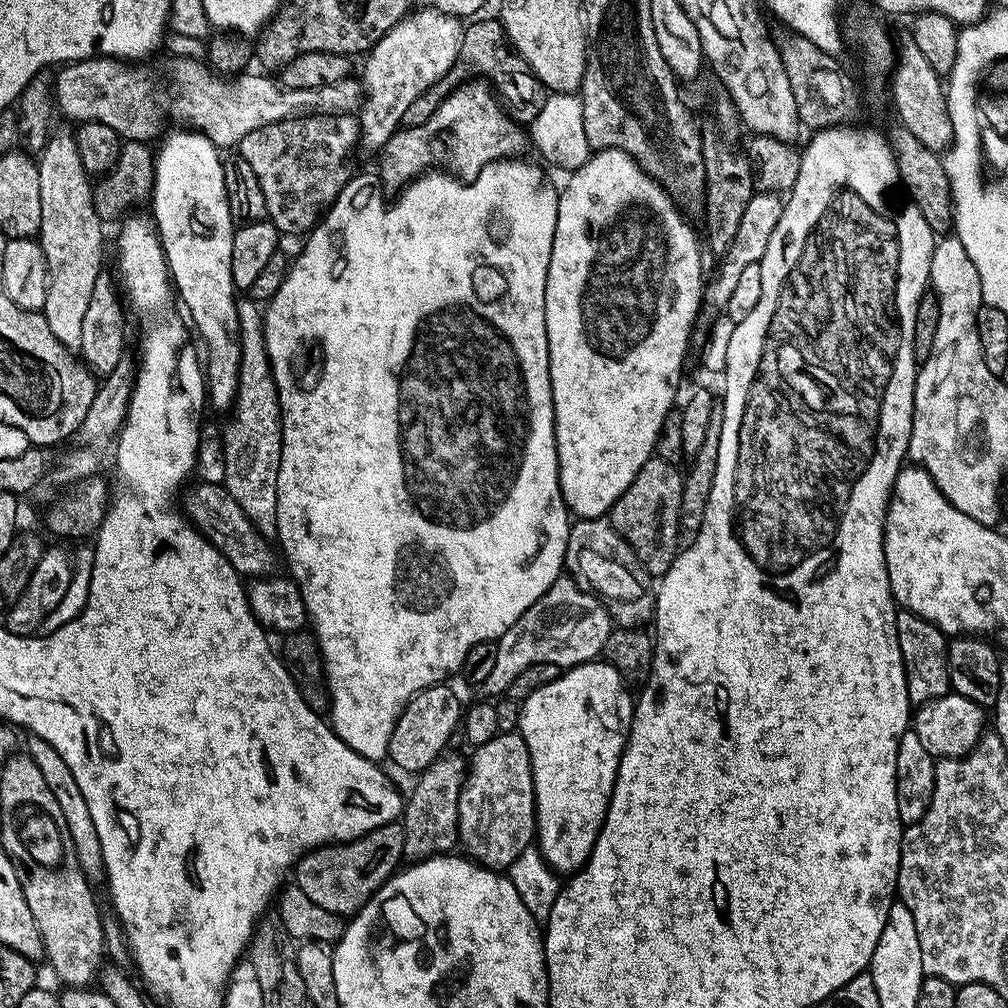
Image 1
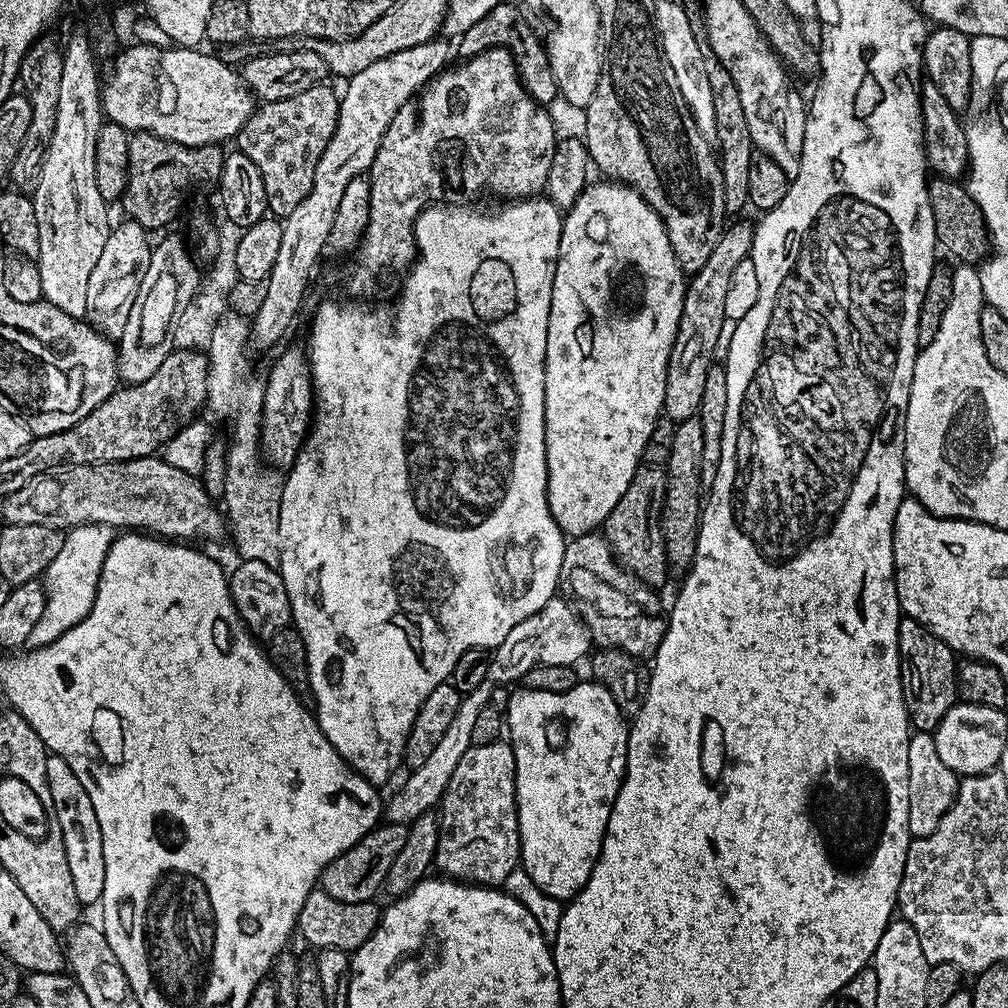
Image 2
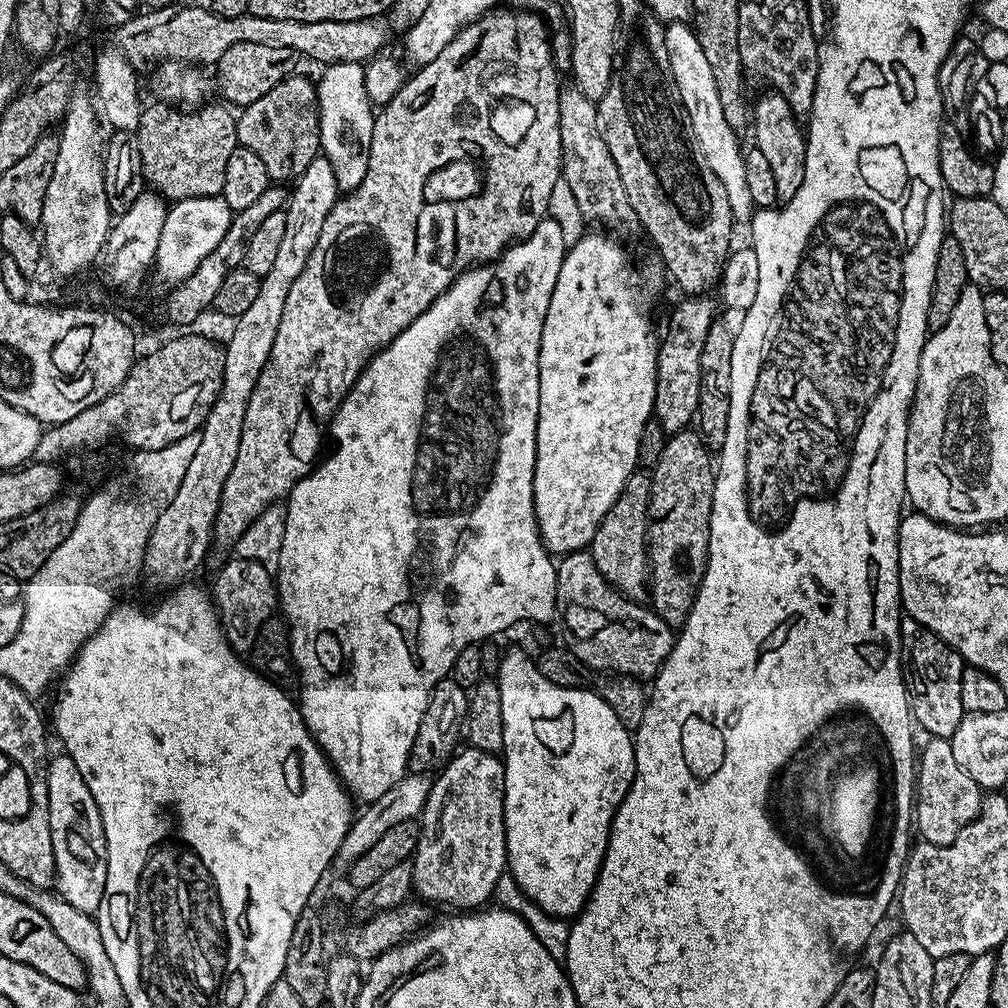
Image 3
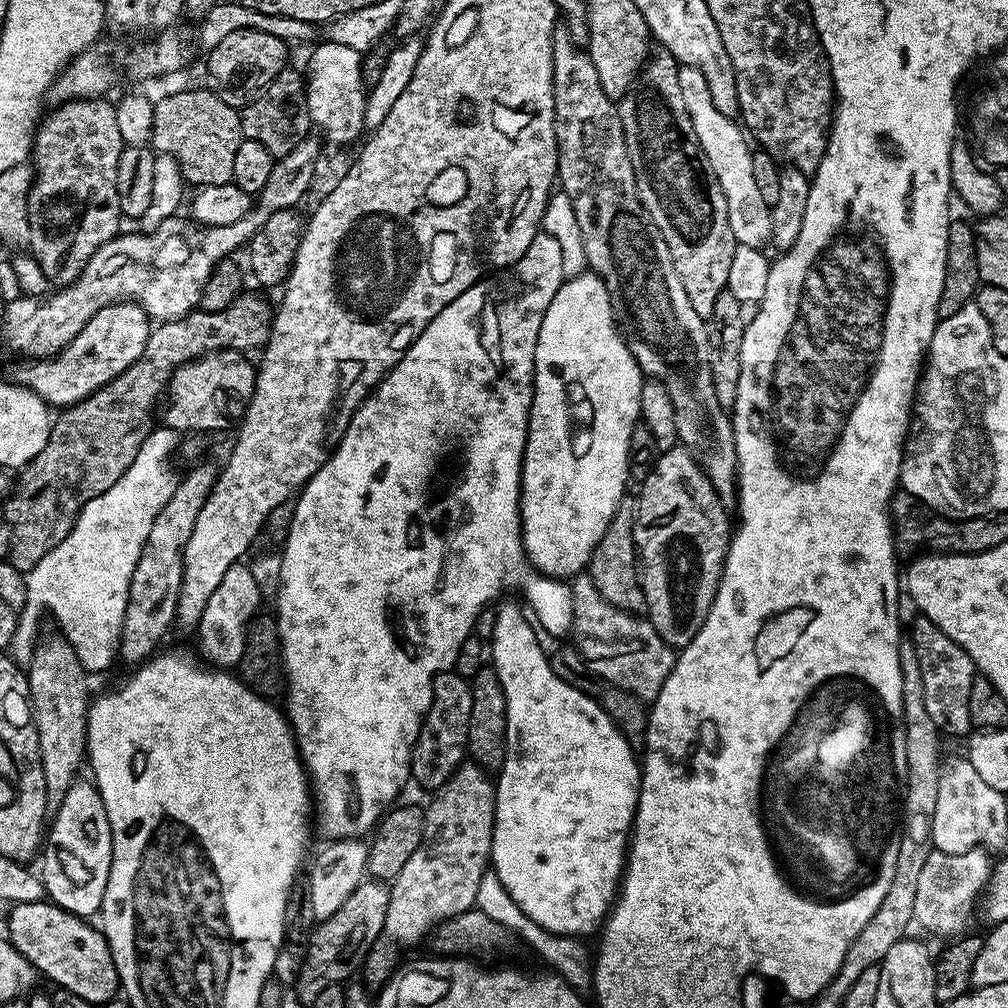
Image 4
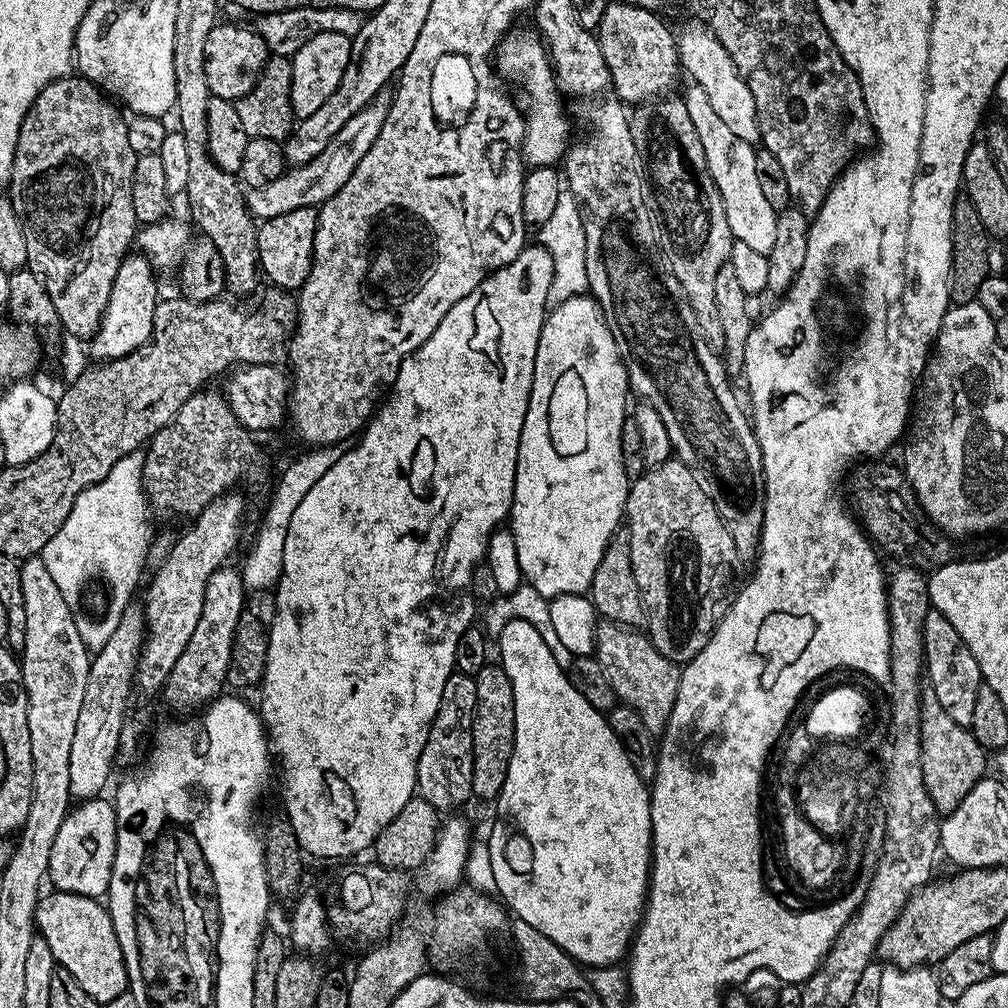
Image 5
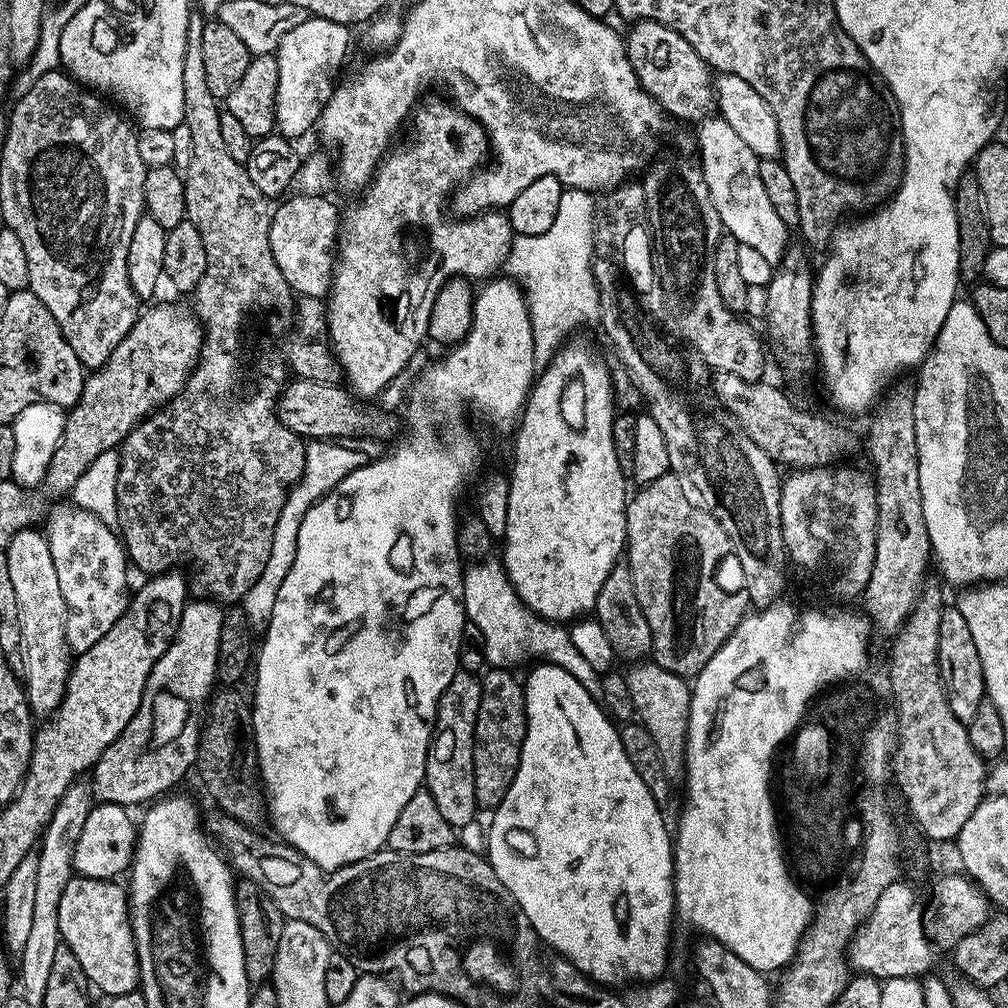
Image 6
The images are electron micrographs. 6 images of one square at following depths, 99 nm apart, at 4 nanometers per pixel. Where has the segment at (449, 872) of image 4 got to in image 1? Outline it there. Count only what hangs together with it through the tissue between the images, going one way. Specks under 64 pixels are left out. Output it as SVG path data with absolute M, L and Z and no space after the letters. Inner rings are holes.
M514 731L501 732L499 736L490 738L490 742L475 745L473 752L476 753L472 760L470 756L470 767L458 802L458 844L471 859L484 868L507 870L514 858L522 854L522 850L533 847L536 835L536 795L530 750L519 731Z

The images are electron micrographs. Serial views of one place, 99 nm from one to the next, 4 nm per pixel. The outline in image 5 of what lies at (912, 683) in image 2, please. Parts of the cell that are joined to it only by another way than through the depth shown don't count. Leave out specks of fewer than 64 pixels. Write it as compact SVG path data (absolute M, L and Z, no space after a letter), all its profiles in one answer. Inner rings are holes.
M935 610L928 611L924 623L924 663L927 683L932 683L929 684L930 690L942 704L942 710L946 710L958 726L971 728L974 702L977 701L978 686L982 683L980 667L966 642L962 642L958 630L954 630L946 617Z

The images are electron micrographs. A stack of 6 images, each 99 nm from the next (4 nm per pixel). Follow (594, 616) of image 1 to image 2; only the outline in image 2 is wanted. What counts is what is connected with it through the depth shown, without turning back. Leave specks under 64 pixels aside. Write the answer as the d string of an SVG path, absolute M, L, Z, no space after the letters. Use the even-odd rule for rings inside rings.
M553 598L550 602L546 602L546 606L542 606L542 610L538 610L538 614L518 622L518 626L514 626L514 630L506 634L503 642L494 649L494 655L488 666L487 682L461 699L458 714L454 714L454 722L450 722L446 734L442 734L438 746L434 746L430 758L426 758L422 766L409 771L408 781L389 800L387 797L387 823L411 826L419 816L429 815L439 805L440 799L444 797L446 786L450 782L450 774L454 774L454 769L458 767L462 754L466 754L466 750L473 745L472 735L474 722L478 718L478 710L489 707L493 686L512 686L515 680L516 683L523 681L529 670L539 664L576 666L584 655L584 659L589 655L594 644L590 629L582 619L581 613L579 616L567 603L571 604L567 599Z

